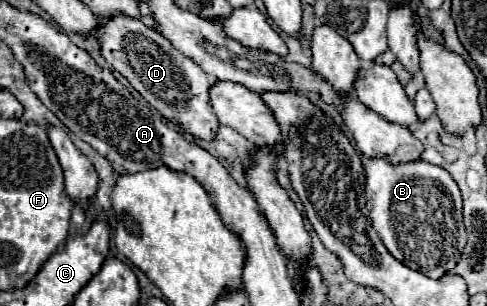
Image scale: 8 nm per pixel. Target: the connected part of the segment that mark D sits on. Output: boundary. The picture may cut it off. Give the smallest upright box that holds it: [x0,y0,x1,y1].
[97,16,217,140]

